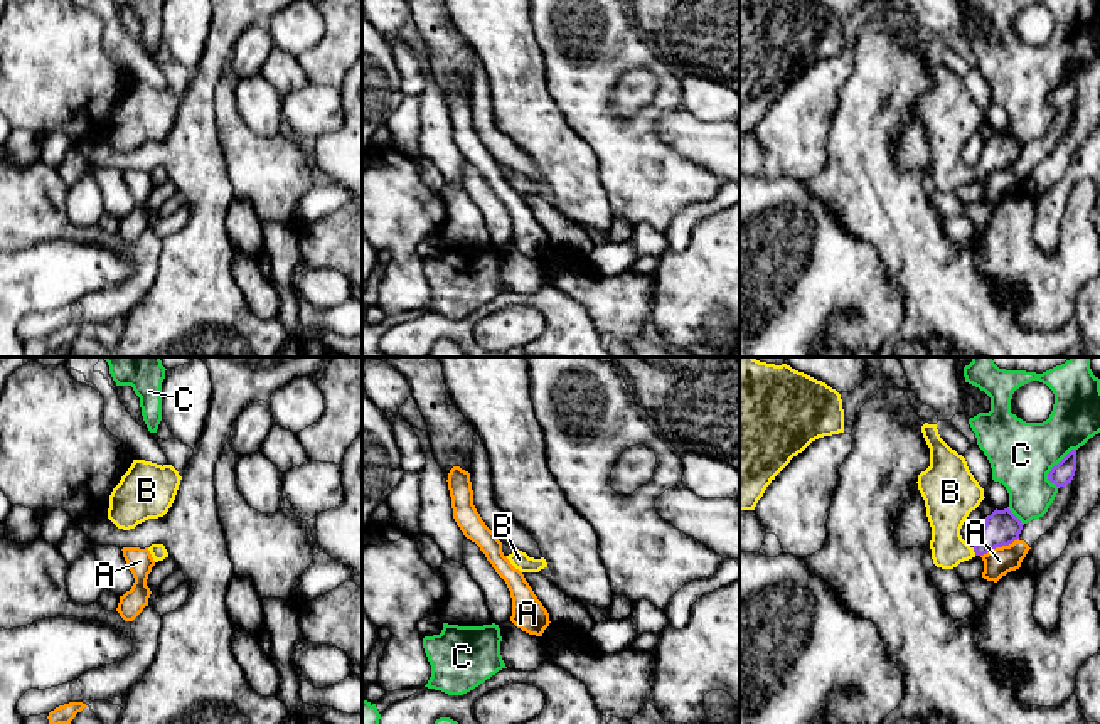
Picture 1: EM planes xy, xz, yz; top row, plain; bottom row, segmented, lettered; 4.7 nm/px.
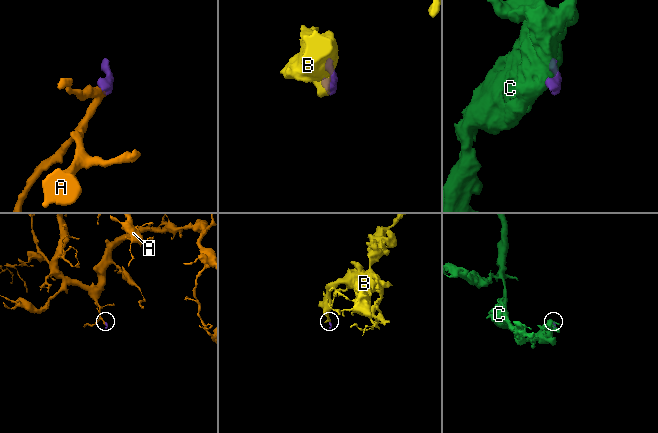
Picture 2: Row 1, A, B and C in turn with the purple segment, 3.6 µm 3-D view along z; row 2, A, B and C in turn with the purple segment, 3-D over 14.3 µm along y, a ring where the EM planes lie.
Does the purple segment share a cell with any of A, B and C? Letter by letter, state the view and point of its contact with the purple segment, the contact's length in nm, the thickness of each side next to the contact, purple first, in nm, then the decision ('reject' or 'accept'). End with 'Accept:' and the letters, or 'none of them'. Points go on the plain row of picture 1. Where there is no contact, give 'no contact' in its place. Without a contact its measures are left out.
A: yz (999, 169) | 200 nm | 170/140 nm | reject
B: yz (974, 174) | 40 nm | 170/200 nm | accept
C: yz (1053, 90) | 220 nm | 110/320 nm | reject
Accept: B

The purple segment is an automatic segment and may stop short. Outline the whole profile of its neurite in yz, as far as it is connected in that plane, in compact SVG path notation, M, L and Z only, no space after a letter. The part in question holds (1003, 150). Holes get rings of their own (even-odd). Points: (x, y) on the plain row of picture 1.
M925 45L921 56L930 71L930 89L918 98L916 106L932 150L933 187L953 192L964 184L1017 163L1023 146L1009 131L996 131L985 140L974 170L962 162L960 152L985 121L984 111L970 96L965 81L940 61L937 47Z

